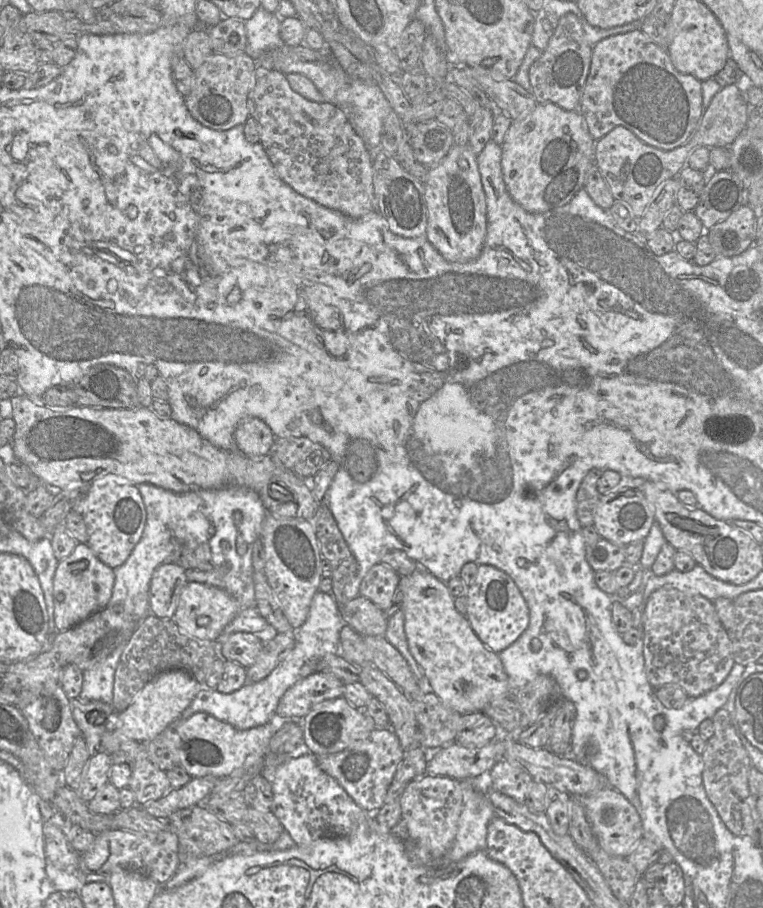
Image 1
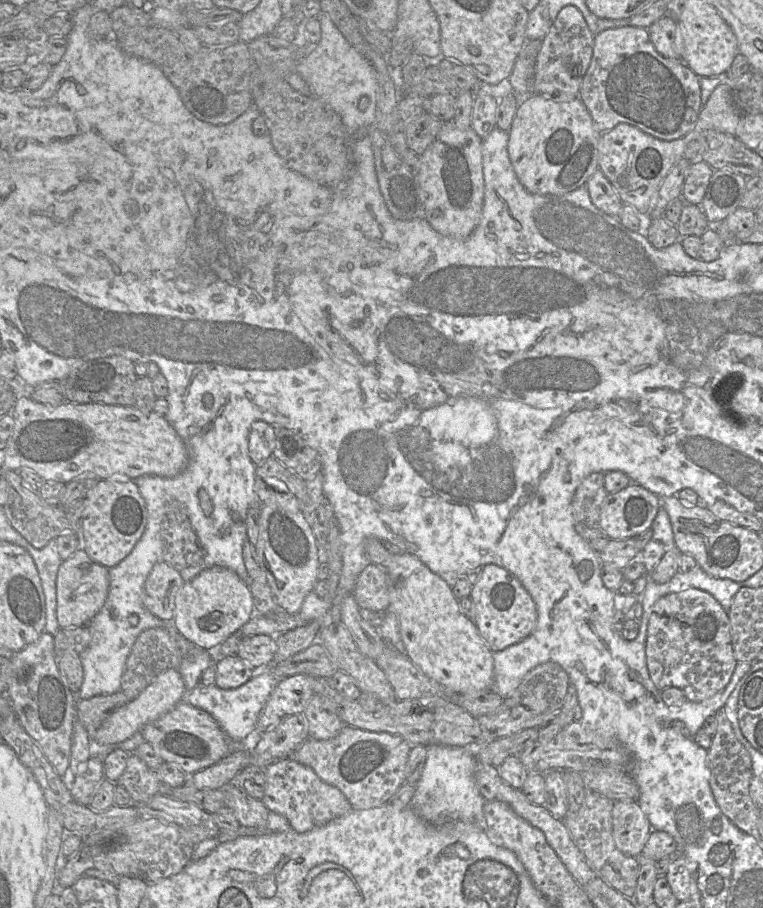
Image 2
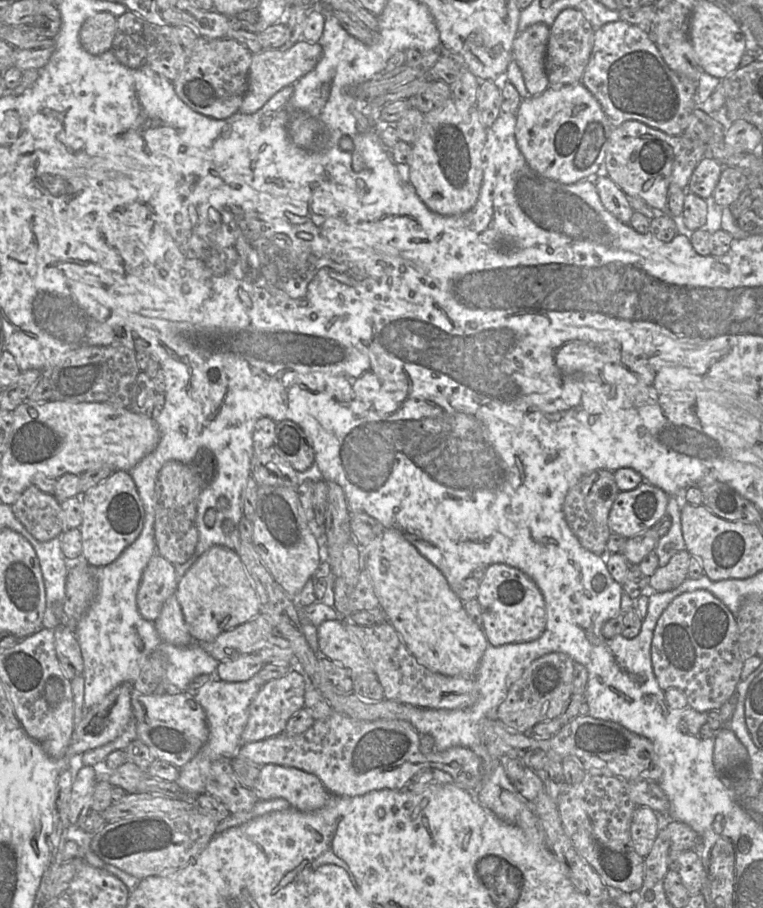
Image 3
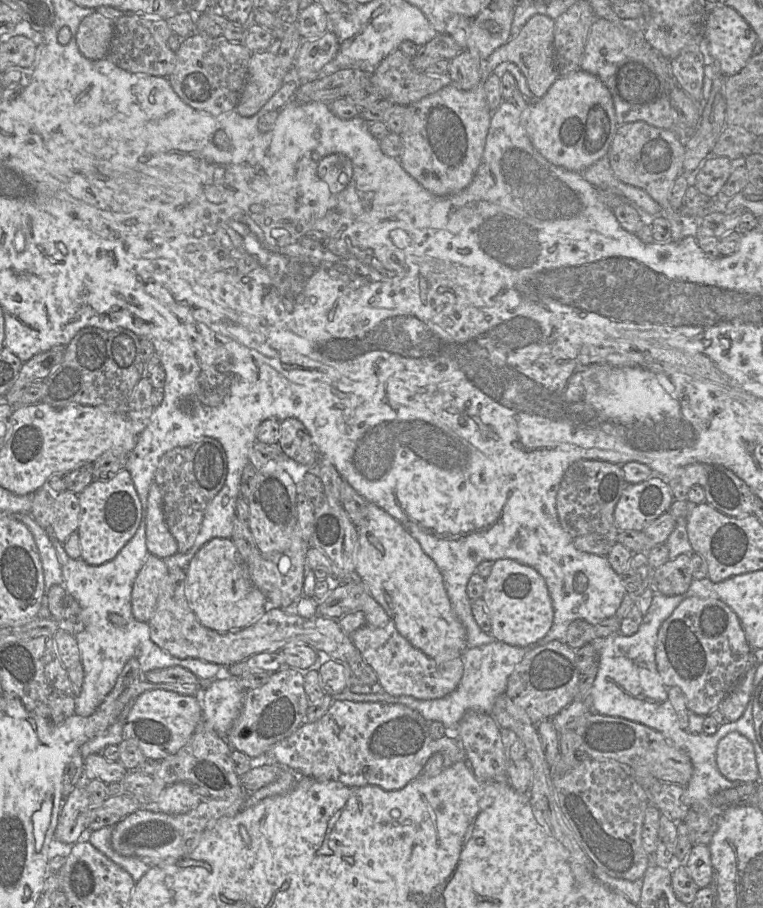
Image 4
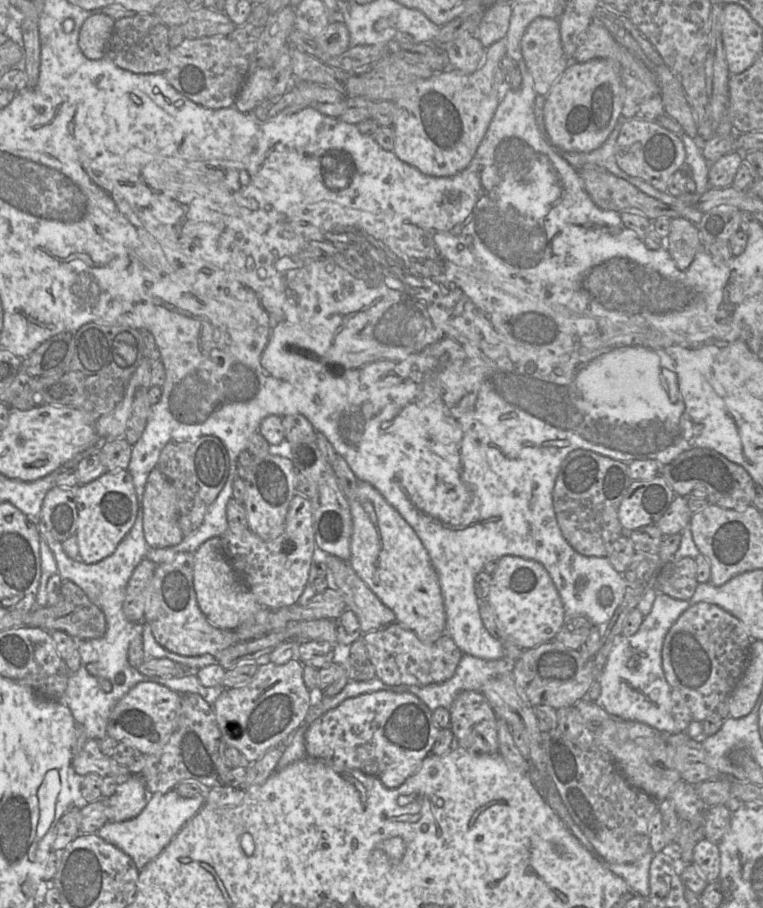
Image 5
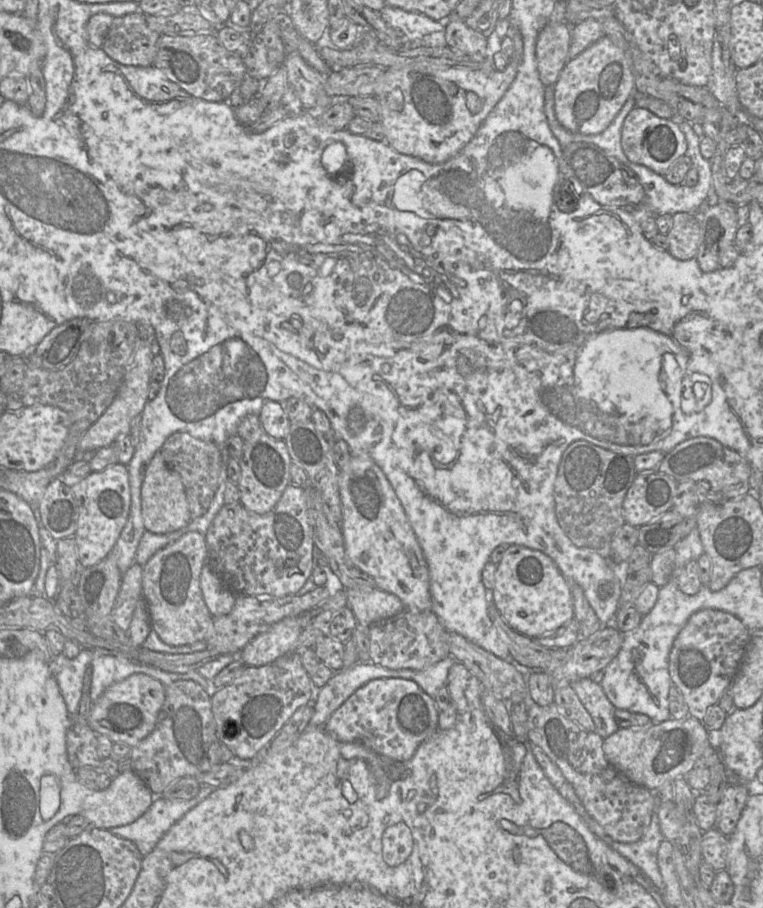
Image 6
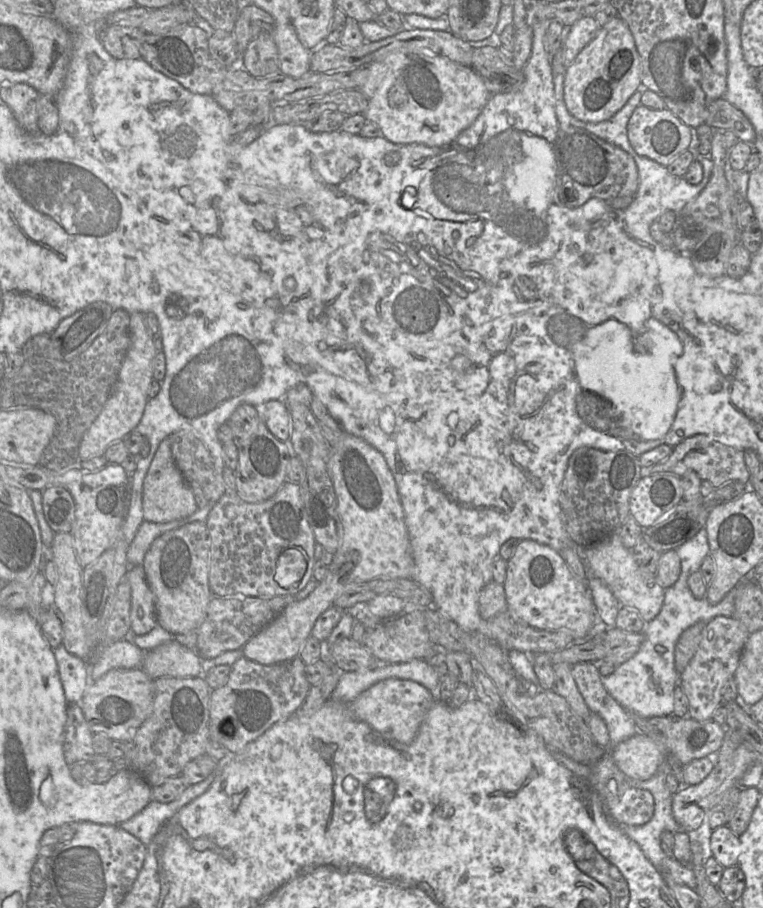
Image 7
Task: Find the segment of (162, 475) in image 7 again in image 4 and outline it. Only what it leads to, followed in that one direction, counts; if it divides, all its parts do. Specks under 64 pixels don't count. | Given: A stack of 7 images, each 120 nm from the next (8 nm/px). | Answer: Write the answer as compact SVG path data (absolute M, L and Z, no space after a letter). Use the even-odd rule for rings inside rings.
M155 481L152 482L148 493L146 545L150 554L162 559L178 552L177 541L165 523L162 493Z

